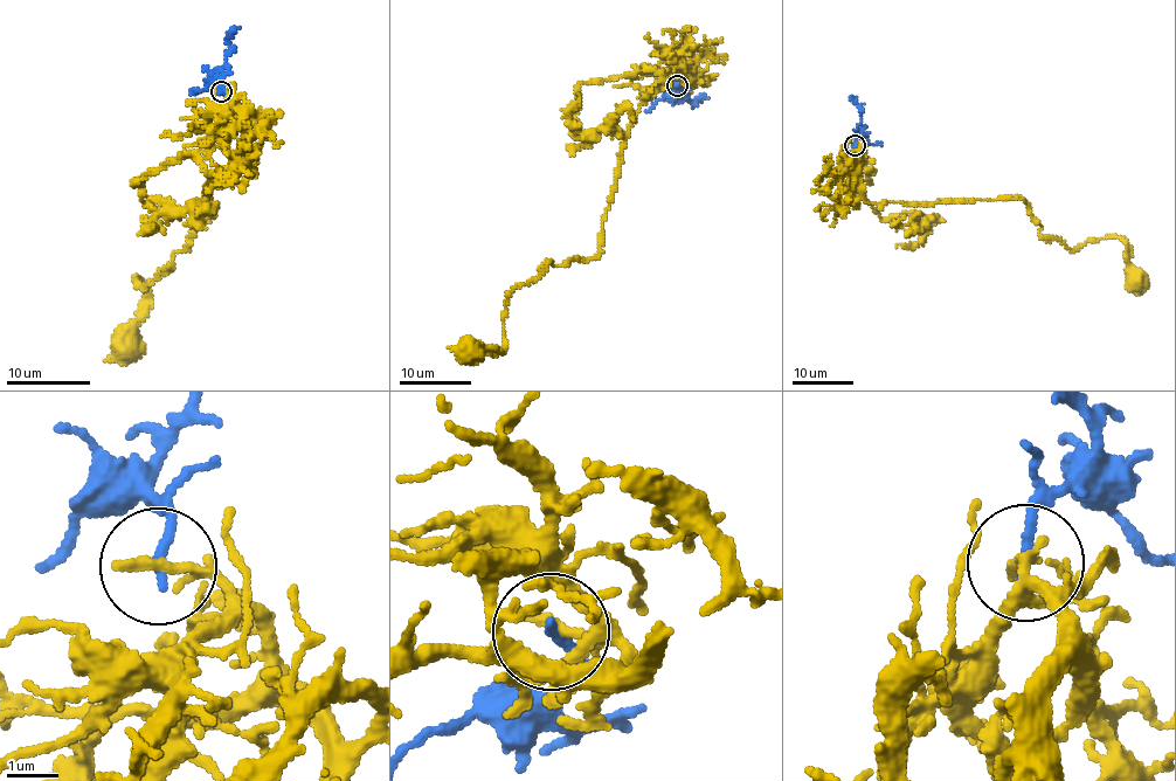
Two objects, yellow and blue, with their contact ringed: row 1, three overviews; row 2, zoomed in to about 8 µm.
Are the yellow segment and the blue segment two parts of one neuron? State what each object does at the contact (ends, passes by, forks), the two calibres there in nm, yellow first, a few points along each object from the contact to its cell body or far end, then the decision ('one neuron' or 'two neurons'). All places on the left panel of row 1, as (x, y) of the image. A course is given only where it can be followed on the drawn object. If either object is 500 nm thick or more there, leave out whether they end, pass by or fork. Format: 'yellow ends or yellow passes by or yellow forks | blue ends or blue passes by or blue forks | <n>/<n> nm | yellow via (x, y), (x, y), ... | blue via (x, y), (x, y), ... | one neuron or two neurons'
yellow forks | blue ends | 140/200 nm | yellow via (220, 90), (247, 138), (170, 268), (135, 278), (147, 310), (105, 361) | blue via (220, 91), (230, 34), (241, 27) | two neurons

